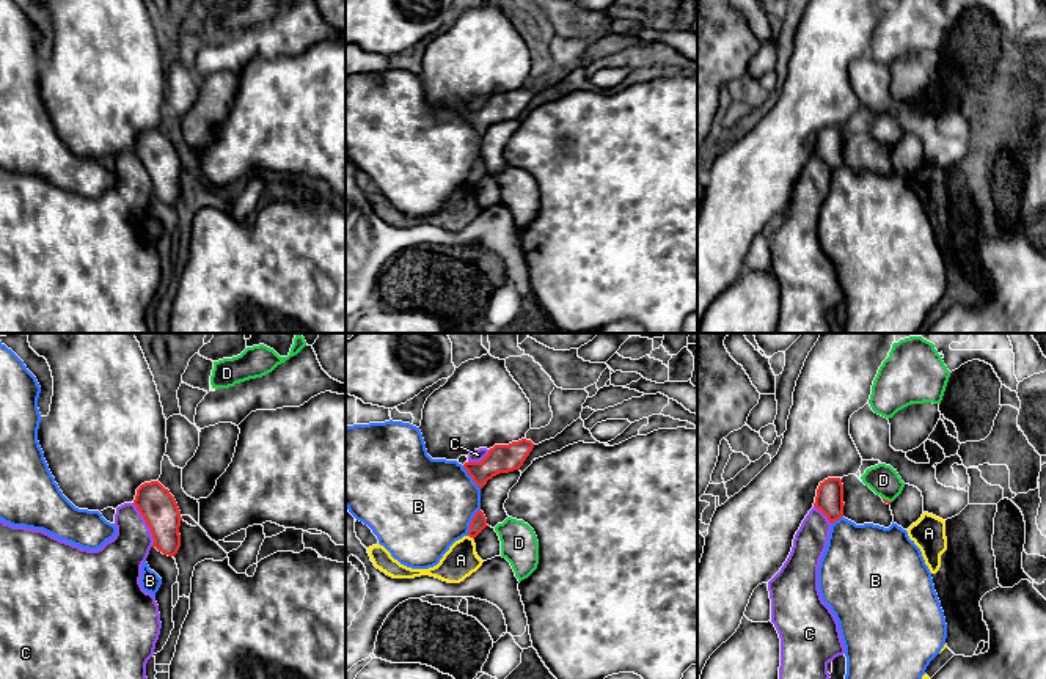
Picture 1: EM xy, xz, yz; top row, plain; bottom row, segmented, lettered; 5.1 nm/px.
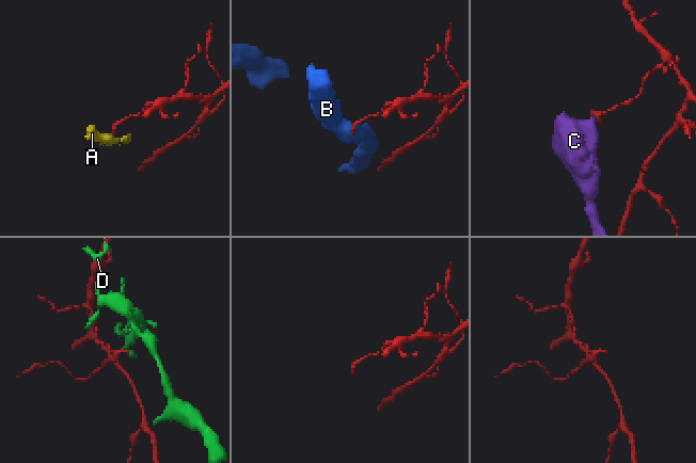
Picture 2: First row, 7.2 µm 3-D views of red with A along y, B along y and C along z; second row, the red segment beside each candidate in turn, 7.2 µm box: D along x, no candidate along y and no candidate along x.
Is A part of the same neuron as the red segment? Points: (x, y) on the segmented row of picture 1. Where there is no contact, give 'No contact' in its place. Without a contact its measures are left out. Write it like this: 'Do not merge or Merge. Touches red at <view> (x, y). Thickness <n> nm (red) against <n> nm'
Do not merge. Touches red at xz (471, 536). Thickness 80 nm (red) against 170 nm

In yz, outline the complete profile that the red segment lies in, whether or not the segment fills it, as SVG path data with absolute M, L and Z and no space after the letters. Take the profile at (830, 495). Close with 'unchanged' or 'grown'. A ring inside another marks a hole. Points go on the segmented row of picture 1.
M828 478L820 483L814 506L834 523L843 517L843 484L840 478Z | unchanged

